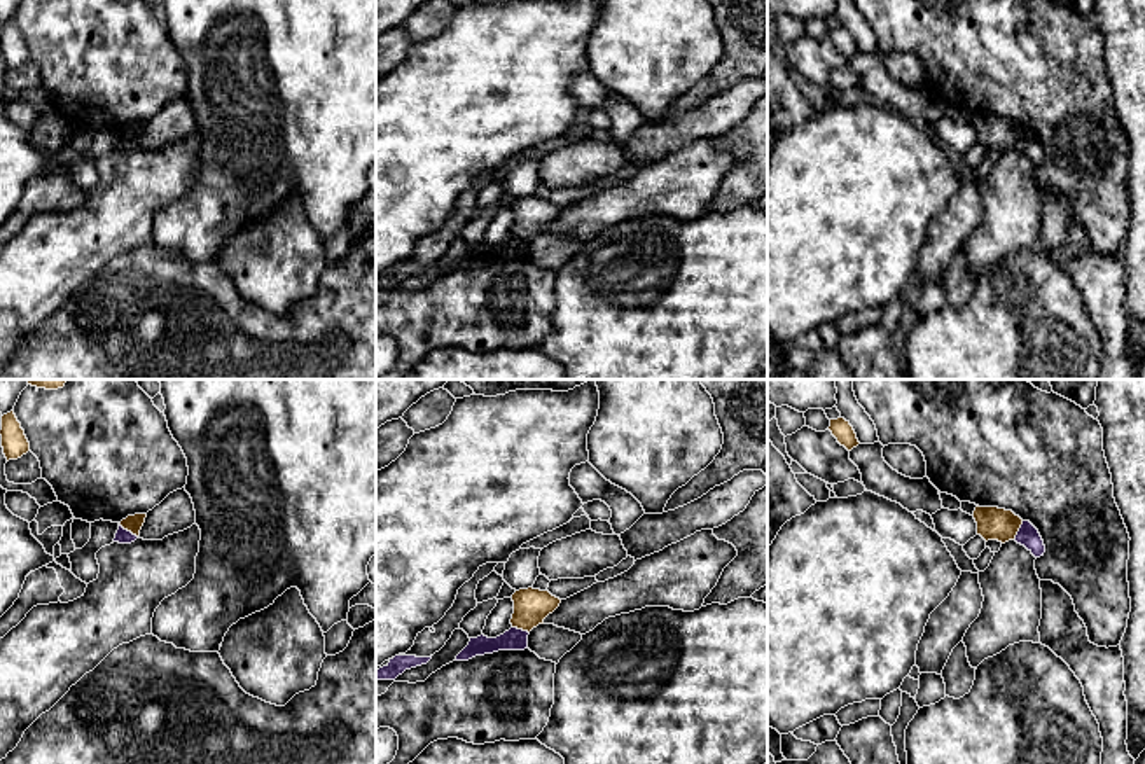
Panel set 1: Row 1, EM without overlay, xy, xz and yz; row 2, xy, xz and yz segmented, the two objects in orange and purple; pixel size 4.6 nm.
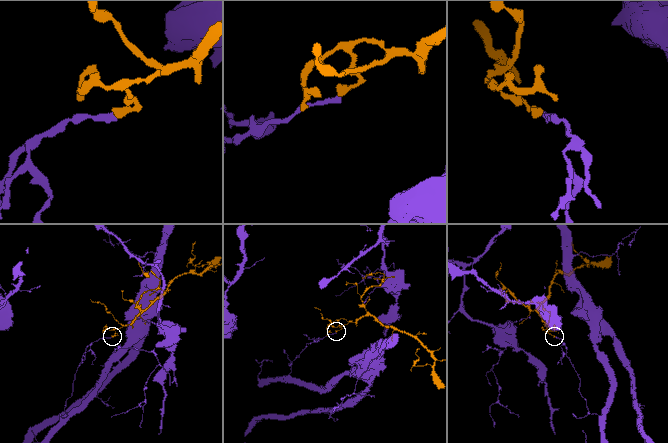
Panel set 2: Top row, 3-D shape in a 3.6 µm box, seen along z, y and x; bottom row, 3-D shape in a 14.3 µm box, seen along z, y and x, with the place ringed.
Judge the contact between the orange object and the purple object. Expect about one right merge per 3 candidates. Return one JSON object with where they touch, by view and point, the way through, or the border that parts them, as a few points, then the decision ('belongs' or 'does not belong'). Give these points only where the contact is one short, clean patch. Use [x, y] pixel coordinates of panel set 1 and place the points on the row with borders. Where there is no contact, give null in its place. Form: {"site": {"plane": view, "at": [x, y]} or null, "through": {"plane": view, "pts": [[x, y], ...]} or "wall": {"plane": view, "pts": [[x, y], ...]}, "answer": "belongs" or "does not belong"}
{"site": {"plane": "xy", "at": [128, 530]}, "wall": {"plane": "xy", "pts": [[119, 523], [137, 537]]}, "answer": "does not belong"}

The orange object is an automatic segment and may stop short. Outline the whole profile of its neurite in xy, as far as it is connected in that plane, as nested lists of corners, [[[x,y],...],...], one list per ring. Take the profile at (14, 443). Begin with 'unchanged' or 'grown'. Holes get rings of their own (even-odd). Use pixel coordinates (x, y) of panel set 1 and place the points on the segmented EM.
unchanged; [[[14,411],[2,416],[0,435],[2,435],[2,448],[7,462],[17,460],[30,451],[30,442]]]

